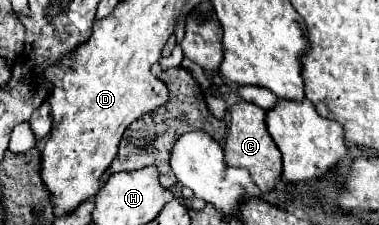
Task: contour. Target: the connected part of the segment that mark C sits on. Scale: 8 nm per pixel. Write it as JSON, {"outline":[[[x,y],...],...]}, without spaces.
{"outline":[[[241,101],[241,103],[233,105],[229,111],[231,111],[231,125],[229,125],[229,133],[227,133],[225,147],[223,147],[225,161],[233,167],[247,169],[251,179],[263,193],[273,191],[277,181],[281,179],[281,151],[267,131],[265,109],[259,109],[259,105],[255,105],[255,103]]]}

